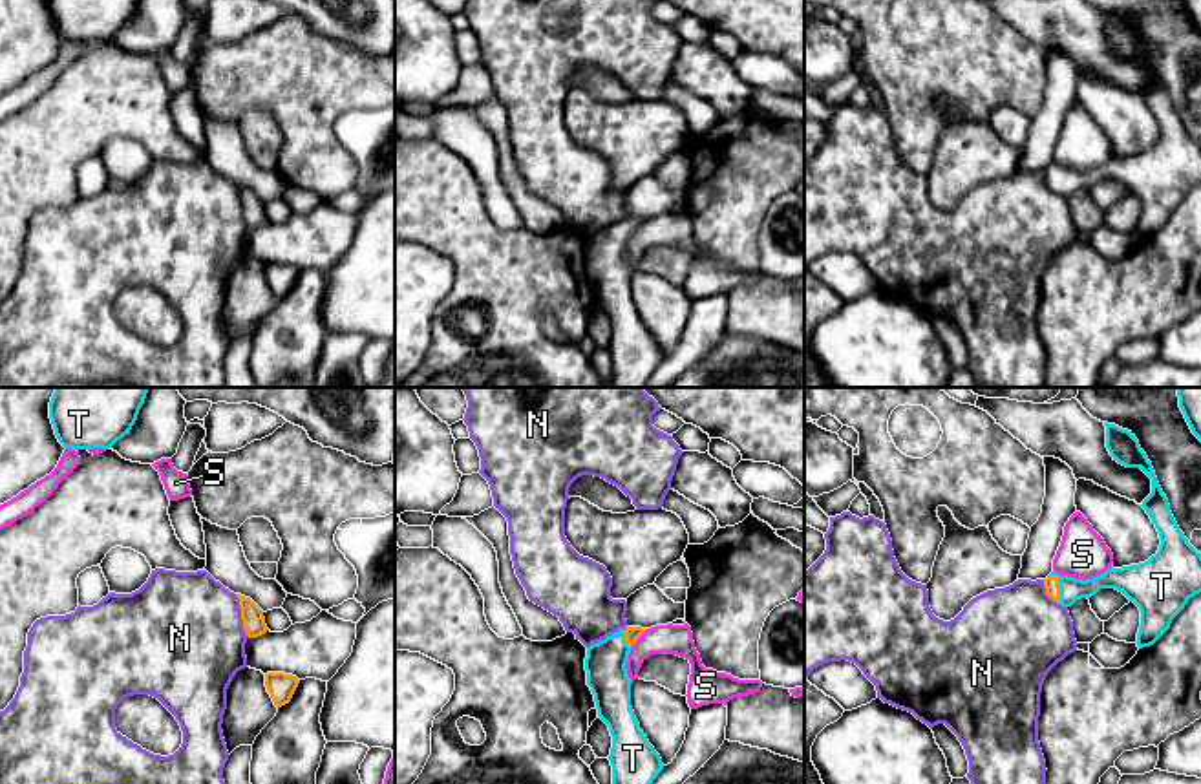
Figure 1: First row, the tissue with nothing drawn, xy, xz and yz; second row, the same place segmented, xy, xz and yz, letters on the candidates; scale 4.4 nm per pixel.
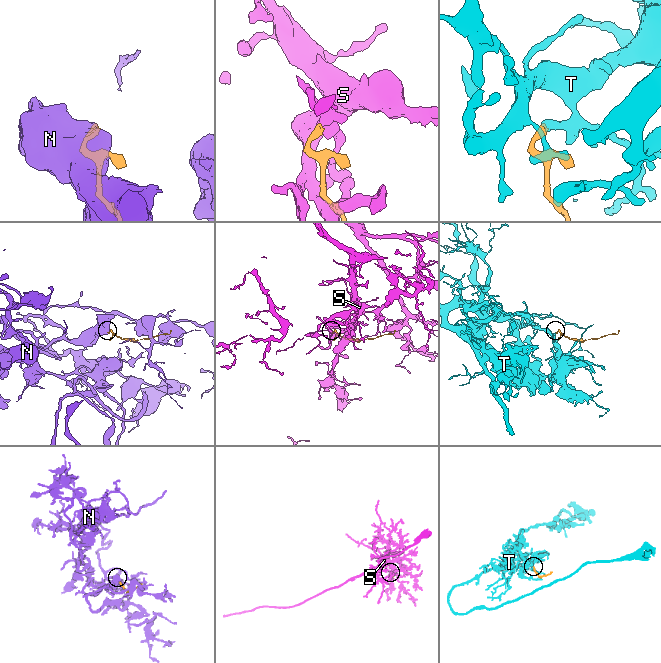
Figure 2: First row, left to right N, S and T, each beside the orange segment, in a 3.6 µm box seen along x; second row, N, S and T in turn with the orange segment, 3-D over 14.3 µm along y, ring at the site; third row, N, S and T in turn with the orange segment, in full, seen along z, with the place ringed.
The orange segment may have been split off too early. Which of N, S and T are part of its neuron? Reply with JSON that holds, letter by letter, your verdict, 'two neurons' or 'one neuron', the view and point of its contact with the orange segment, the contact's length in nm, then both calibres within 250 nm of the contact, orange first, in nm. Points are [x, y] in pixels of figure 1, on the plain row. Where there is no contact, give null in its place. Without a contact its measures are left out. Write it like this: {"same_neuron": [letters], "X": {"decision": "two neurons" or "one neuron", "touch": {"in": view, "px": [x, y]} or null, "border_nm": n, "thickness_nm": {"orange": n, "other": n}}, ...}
{"same_neuron": ["T"], "N": {"decision": "two neurons", "touch": {"in": "xy", "px": [242, 207]}, "border_nm": 200, "thickness_nm": {"orange": 100, "other": 500}}, "S": {"decision": "two neurons", "touch": {"in": "xz", "px": [638, 227]}, "border_nm": 120, "thickness_nm": {"orange": 60, "other": 130}}, "T": {"decision": "one neuron", "touch": {"in": "yz", "px": [1059, 178]}, "border_nm": 140, "thickness_nm": {"orange": 60, "other": 100}}}

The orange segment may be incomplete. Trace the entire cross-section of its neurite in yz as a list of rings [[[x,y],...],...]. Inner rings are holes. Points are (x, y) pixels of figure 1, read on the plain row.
[[[1106,16],[1106,38],[1113,51],[1126,58],[1141,58],[1152,69],[1152,84],[1143,91],[1159,122],[1159,141],[1148,152],[1122,159],[1110,159],[1093,170],[1075,170],[1051,163],[1044,170],[1046,185],[1062,197],[1091,188],[1100,179],[1115,179],[1141,201],[1137,238],[1153,236],[1190,188],[1201,183],[1201,143],[1179,121],[1166,86],[1163,84],[1152,53],[1139,31],[1128,20]]]

